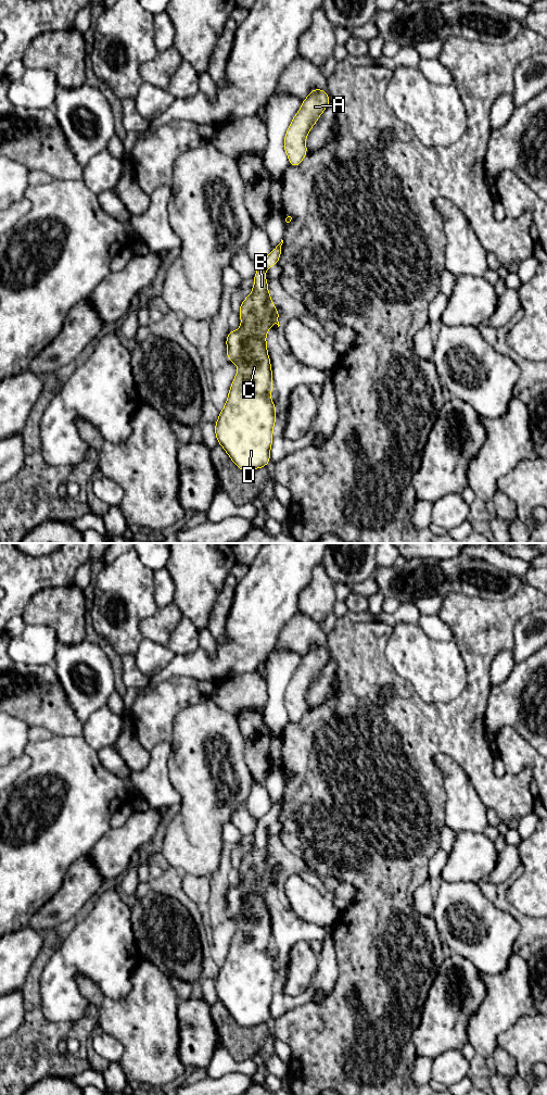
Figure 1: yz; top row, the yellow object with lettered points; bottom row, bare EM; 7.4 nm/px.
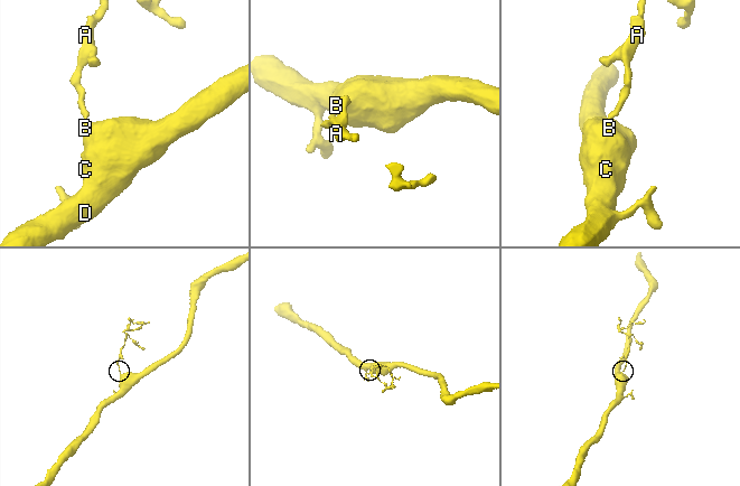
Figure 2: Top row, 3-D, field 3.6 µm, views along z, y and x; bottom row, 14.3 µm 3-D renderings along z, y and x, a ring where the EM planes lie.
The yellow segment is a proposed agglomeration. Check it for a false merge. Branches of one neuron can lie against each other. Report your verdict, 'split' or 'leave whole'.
leave whole

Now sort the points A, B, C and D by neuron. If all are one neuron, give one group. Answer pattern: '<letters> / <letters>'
A B C D

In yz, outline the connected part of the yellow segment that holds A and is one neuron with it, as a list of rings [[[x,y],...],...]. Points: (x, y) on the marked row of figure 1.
[[[311,89],[294,115],[284,137],[283,148],[290,165],[297,167],[308,153],[306,137],[330,103],[326,90]]]

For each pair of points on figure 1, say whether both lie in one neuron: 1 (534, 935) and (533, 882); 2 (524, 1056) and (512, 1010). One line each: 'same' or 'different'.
1: different
2: different

